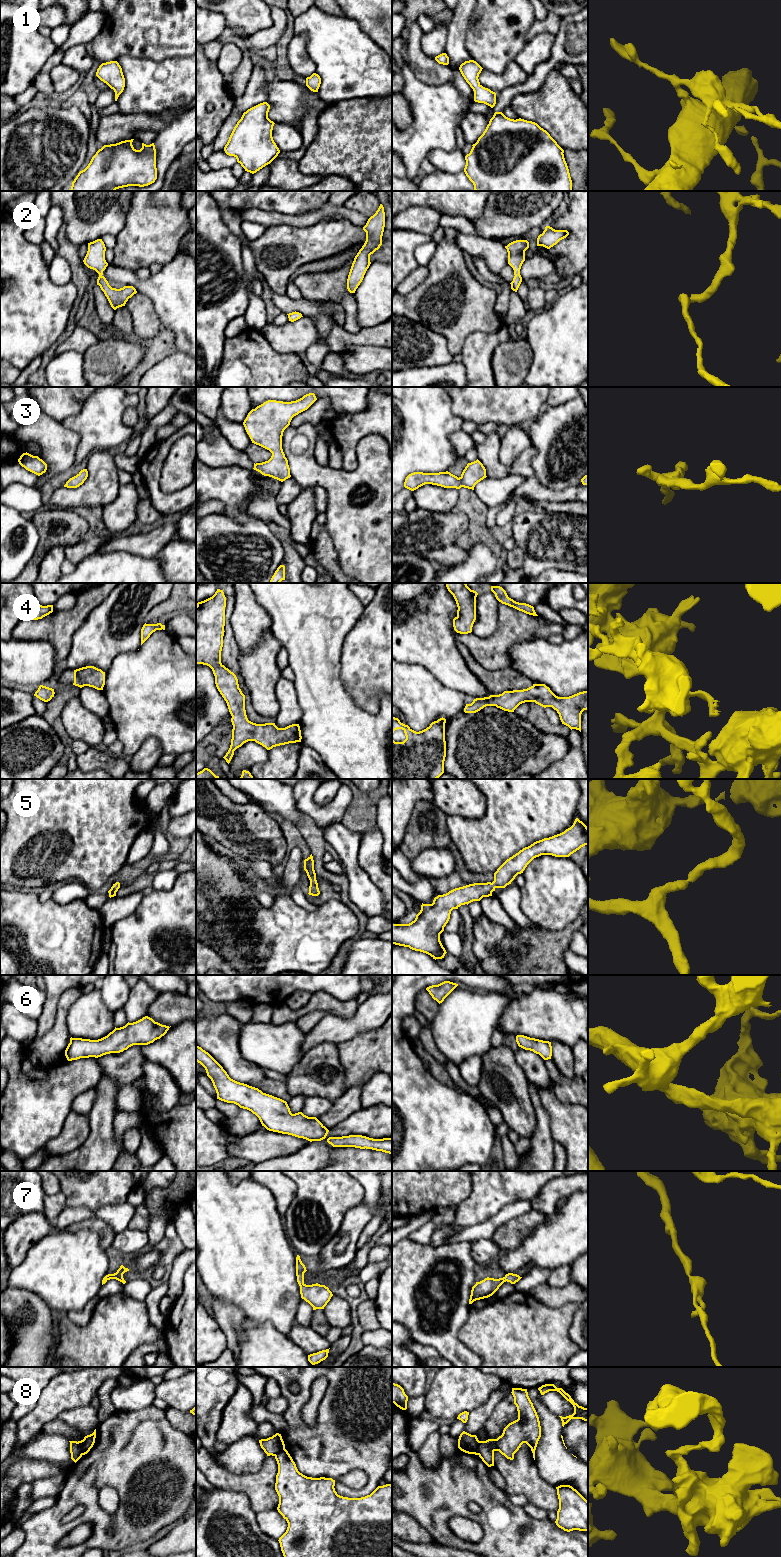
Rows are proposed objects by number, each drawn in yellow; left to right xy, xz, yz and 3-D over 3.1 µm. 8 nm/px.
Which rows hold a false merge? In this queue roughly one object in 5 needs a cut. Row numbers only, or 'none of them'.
8

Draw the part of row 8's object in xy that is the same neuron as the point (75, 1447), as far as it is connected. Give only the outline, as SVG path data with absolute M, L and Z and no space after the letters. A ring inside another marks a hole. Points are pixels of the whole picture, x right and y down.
M69 1441L70 1442L70 1453L71 1453L71 1459L76 1463L81 1457L81 1449L82 1449L82 1443L81 1441Z

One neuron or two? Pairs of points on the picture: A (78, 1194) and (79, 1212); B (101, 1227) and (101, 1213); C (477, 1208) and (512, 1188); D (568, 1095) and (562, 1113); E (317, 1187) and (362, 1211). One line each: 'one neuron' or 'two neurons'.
A: two neurons
B: two neurons
C: one neuron
D: two neurons
E: two neurons

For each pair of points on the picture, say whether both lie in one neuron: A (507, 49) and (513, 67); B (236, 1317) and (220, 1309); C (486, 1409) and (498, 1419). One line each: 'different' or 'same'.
A: different
B: same
C: different

